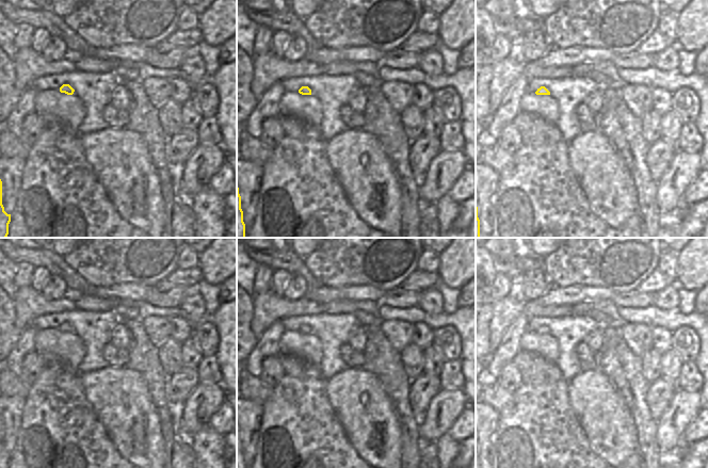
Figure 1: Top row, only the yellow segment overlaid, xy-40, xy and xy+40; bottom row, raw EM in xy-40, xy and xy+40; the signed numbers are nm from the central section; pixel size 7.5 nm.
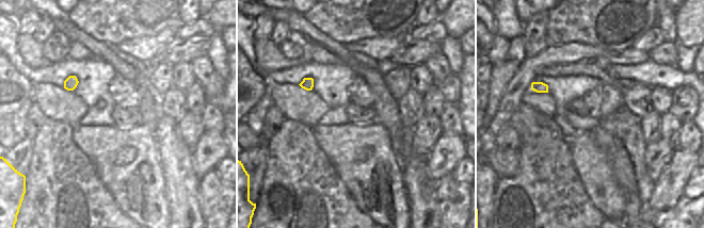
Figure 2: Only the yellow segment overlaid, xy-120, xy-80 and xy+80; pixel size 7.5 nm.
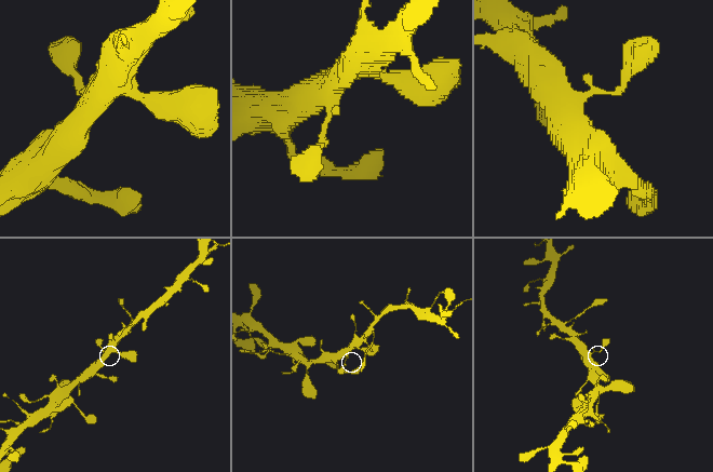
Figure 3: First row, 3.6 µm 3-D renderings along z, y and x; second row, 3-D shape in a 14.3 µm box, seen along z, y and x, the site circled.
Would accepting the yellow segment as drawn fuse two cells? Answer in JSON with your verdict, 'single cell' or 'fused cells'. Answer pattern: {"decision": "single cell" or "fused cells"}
{"decision": "single cell"}

